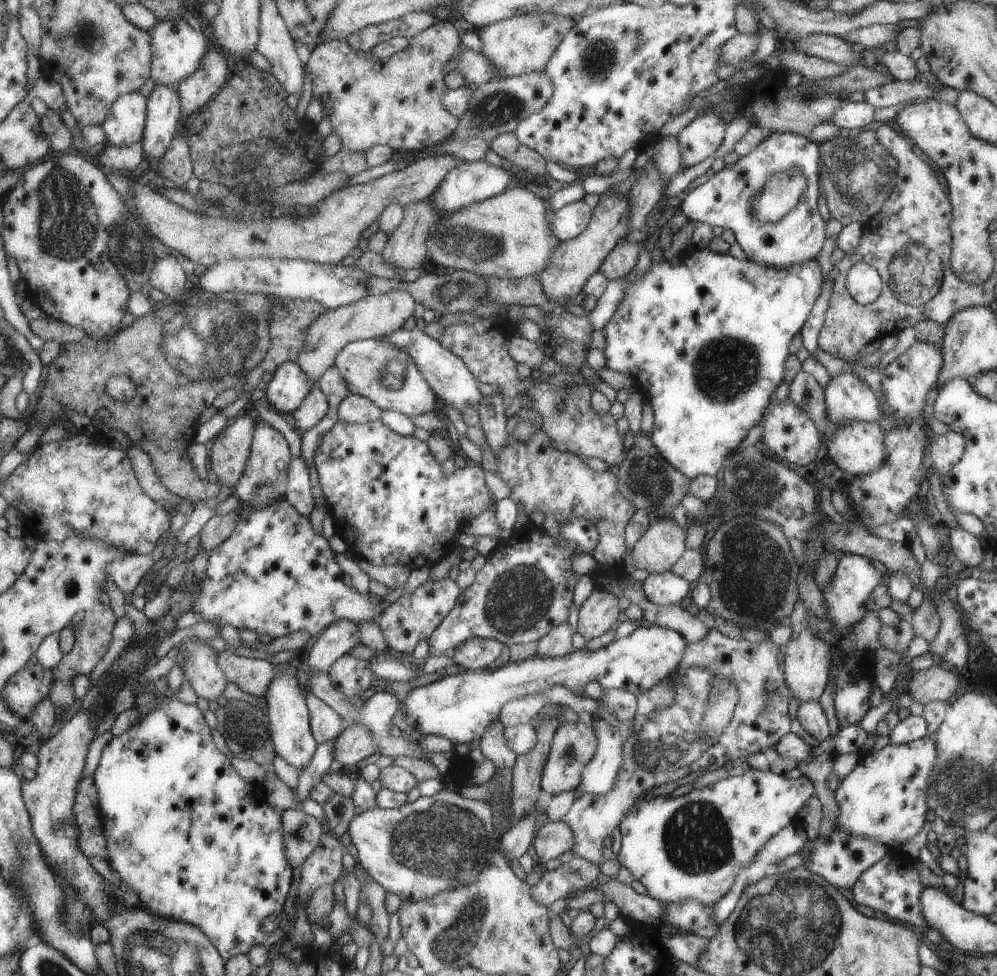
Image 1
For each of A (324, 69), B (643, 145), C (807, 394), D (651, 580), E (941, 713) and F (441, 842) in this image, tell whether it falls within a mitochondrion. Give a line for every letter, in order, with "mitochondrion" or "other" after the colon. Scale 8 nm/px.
A: other
B: other
C: mitochondrion
D: other
E: other
F: mitochondrion

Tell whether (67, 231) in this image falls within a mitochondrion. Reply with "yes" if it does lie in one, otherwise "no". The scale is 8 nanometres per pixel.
yes

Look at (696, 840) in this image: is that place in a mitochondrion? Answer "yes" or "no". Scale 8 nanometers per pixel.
yes

